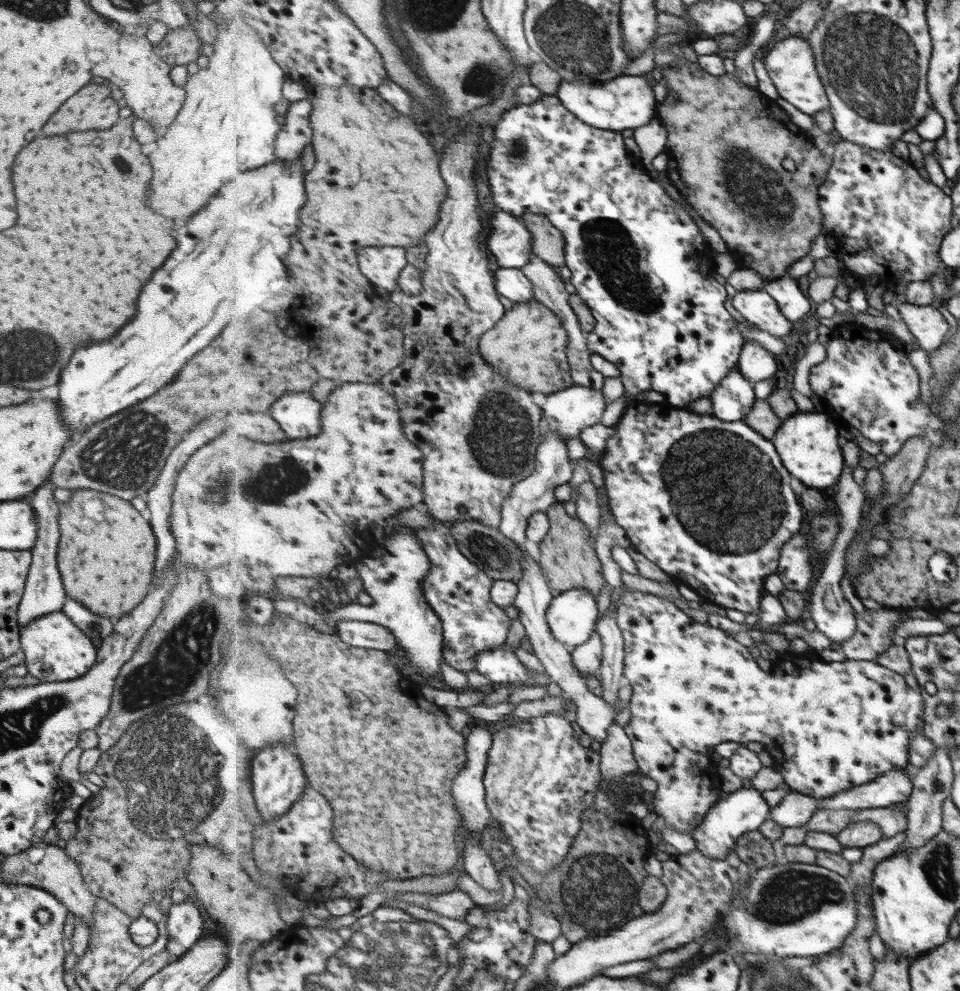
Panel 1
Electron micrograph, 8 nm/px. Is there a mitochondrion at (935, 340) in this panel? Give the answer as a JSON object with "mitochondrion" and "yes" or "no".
{"mitochondrion":"no"}

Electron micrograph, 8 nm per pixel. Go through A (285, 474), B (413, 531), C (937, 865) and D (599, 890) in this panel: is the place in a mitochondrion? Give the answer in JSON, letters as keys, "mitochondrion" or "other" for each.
{"A":"mitochondrion","B":"other","C":"mitochondrion","D":"mitochondrion"}

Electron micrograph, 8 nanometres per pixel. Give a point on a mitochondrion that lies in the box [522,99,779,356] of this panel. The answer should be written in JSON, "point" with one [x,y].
{"point":[607,245]}

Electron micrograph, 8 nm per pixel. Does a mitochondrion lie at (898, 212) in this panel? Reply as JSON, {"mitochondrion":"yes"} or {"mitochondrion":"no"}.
{"mitochondrion":"no"}

